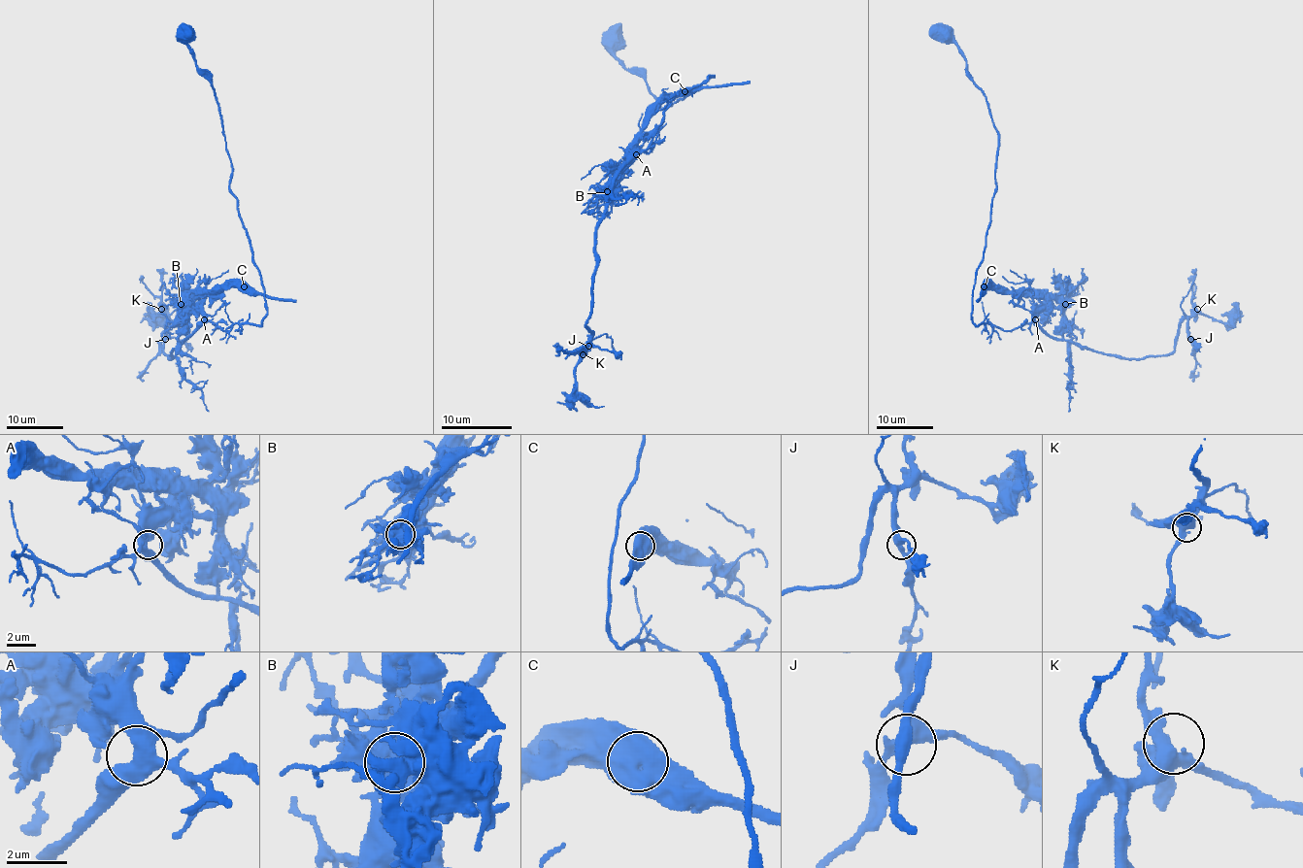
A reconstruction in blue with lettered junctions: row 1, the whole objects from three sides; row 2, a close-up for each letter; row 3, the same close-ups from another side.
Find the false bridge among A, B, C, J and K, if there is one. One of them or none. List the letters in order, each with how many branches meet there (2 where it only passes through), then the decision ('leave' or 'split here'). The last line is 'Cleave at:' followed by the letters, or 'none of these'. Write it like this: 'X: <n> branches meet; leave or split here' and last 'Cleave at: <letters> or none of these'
A: 4 branches meet; leave
B: 2 branches meet; split here
C: 2 branches meet; leave
J: 3 branches meet; leave
K: 3 branches meet; leave
Cleave at: B

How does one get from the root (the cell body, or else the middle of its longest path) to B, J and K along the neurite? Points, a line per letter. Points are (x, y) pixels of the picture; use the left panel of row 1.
B: (183, 33), (217, 97), (232, 168), (229, 192), (260, 277), (266, 317), (259, 324), (223, 330), (181, 304)
J: (183, 33), (217, 97), (229, 192), (266, 317), (226, 330), (205, 322), (170, 359), (168, 319), (165, 339)
K: (183, 33), (217, 97), (229, 192), (266, 317), (226, 330), (205, 322), (170, 359), (161, 309)

